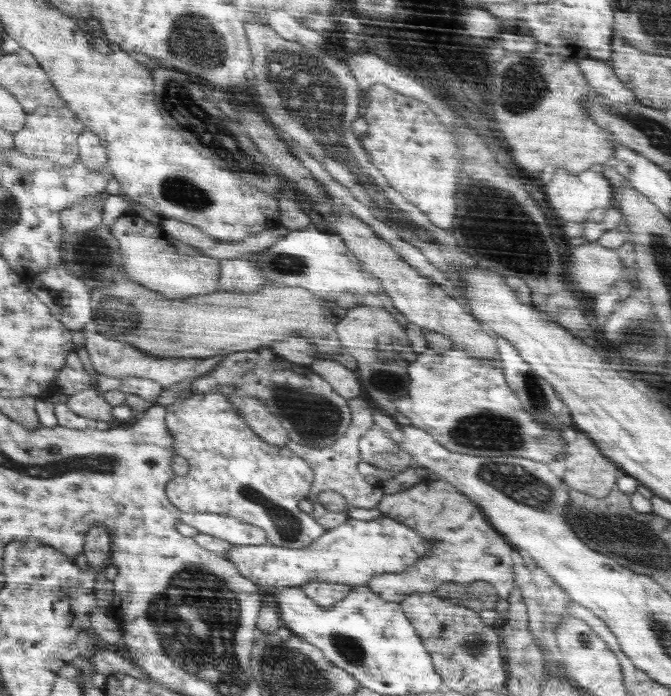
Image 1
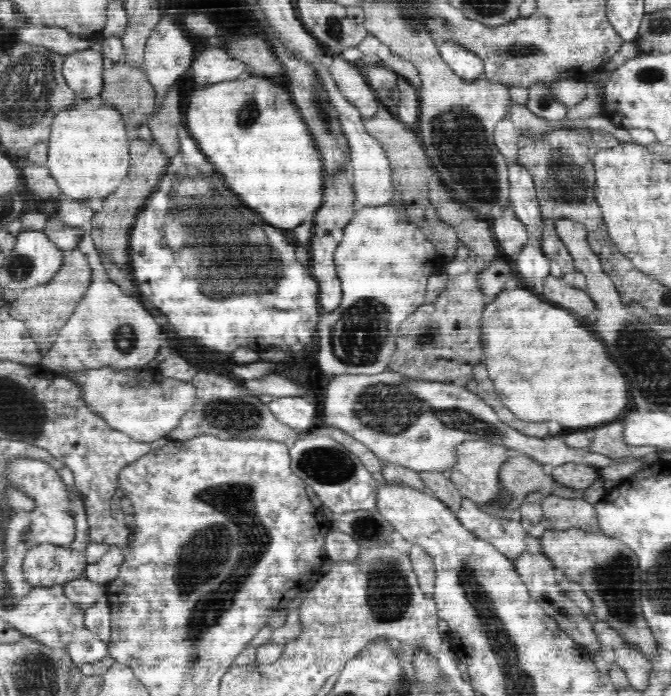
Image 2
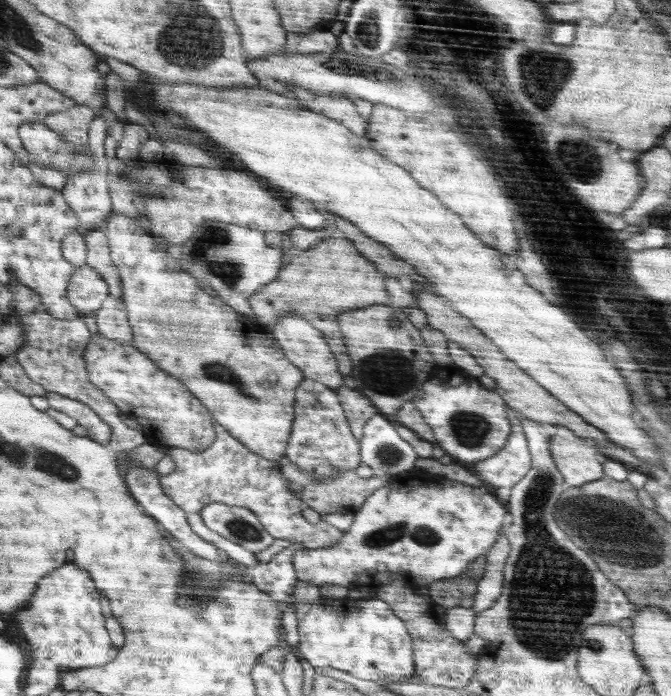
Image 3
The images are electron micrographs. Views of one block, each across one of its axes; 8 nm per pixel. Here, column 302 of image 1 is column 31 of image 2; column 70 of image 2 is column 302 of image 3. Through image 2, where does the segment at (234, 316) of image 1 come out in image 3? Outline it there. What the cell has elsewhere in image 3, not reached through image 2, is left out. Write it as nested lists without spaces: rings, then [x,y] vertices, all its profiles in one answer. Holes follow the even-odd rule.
[[[338,234],[295,252],[290,263],[283,266],[279,277],[252,295],[248,304],[252,316],[268,329],[280,318],[296,314],[318,330],[324,330],[324,334],[328,334],[328,344],[339,360],[340,375],[348,376],[354,367],[336,320],[337,315],[367,306],[388,305],[390,299],[385,279],[386,275],[364,254],[360,254],[350,239]]]

